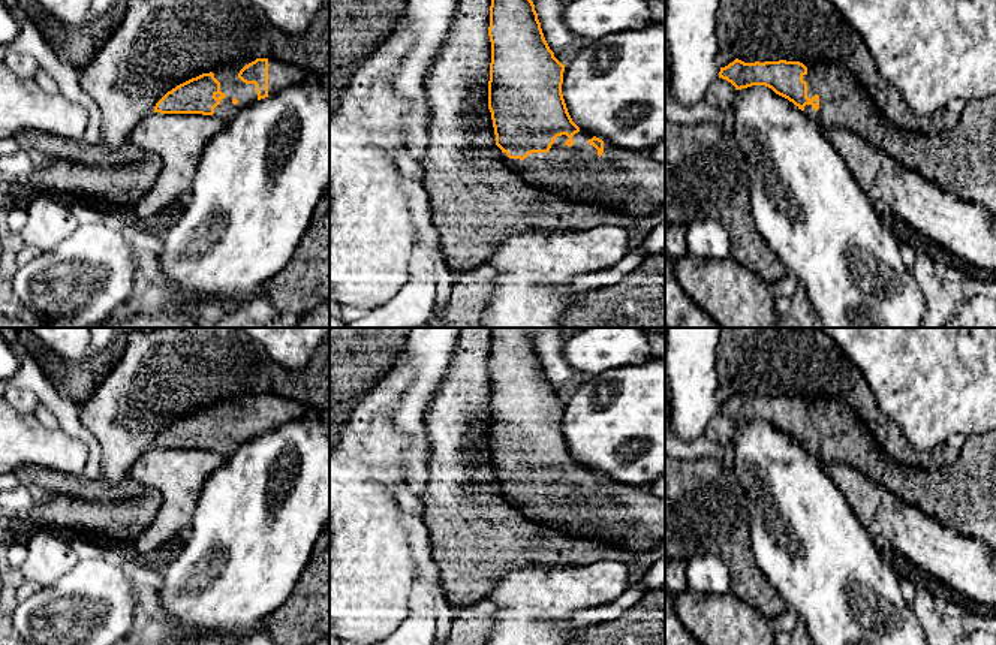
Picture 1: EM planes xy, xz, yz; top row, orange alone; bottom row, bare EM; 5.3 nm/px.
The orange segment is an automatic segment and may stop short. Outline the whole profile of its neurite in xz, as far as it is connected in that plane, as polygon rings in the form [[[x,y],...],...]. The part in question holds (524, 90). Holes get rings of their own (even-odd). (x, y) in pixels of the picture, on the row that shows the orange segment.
[[[491,0],[488,36],[488,109],[511,171],[539,190],[620,215],[647,217],[665,207],[665,163],[604,142],[572,121],[562,94],[565,64],[550,49],[532,0]]]

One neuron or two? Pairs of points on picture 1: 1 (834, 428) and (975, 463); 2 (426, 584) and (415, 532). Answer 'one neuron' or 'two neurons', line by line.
1: one neuron
2: one neuron

